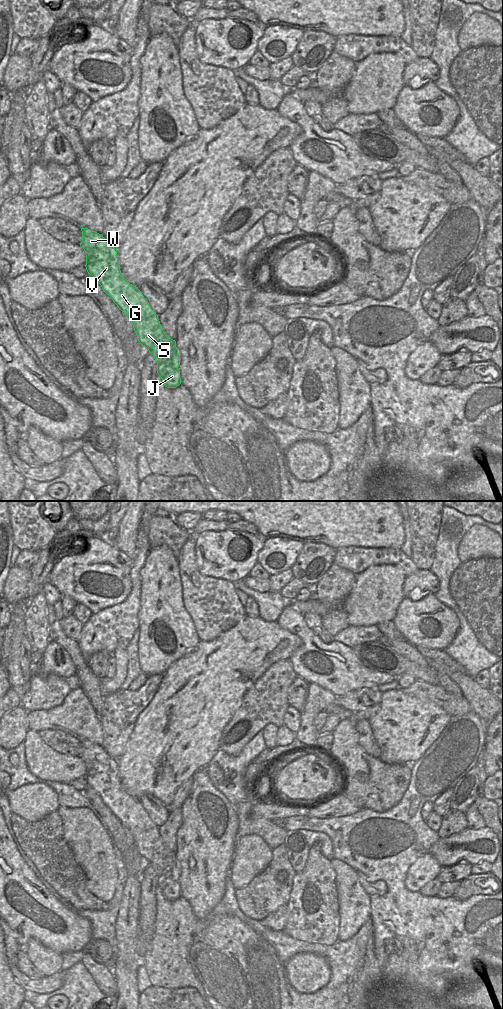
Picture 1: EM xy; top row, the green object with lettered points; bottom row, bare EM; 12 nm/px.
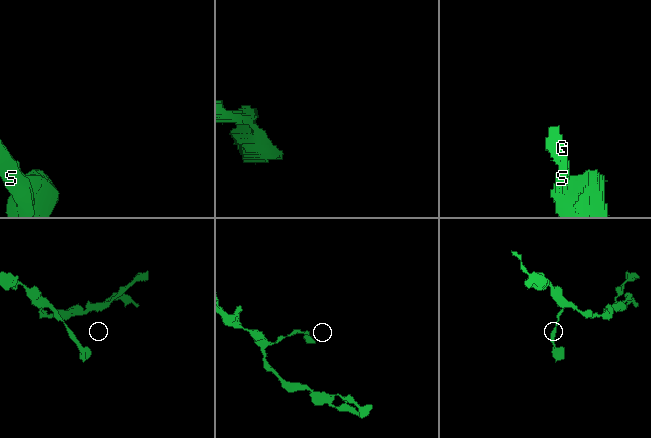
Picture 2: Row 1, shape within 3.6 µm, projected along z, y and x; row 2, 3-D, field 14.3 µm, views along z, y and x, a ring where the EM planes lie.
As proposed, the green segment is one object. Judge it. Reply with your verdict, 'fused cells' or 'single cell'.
single cell

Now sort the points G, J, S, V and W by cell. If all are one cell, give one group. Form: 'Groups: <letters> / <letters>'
Groups: G J S V W

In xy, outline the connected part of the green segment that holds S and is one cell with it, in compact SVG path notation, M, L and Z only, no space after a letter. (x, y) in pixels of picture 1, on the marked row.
M81 228L82 242L80 246L86 255L86 270L101 285L103 291L110 296L117 307L131 321L138 341L145 346L157 362L157 373L167 388L176 388L181 384L180 355L176 341L163 331L158 315L151 309L138 287L130 284L122 275L118 263L117 249L111 246L103 237L88 228Z

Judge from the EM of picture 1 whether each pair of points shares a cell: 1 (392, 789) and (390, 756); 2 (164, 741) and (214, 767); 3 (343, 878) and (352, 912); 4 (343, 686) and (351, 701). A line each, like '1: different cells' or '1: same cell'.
1: different cells
2: different cells
3: same cell
4: different cells

